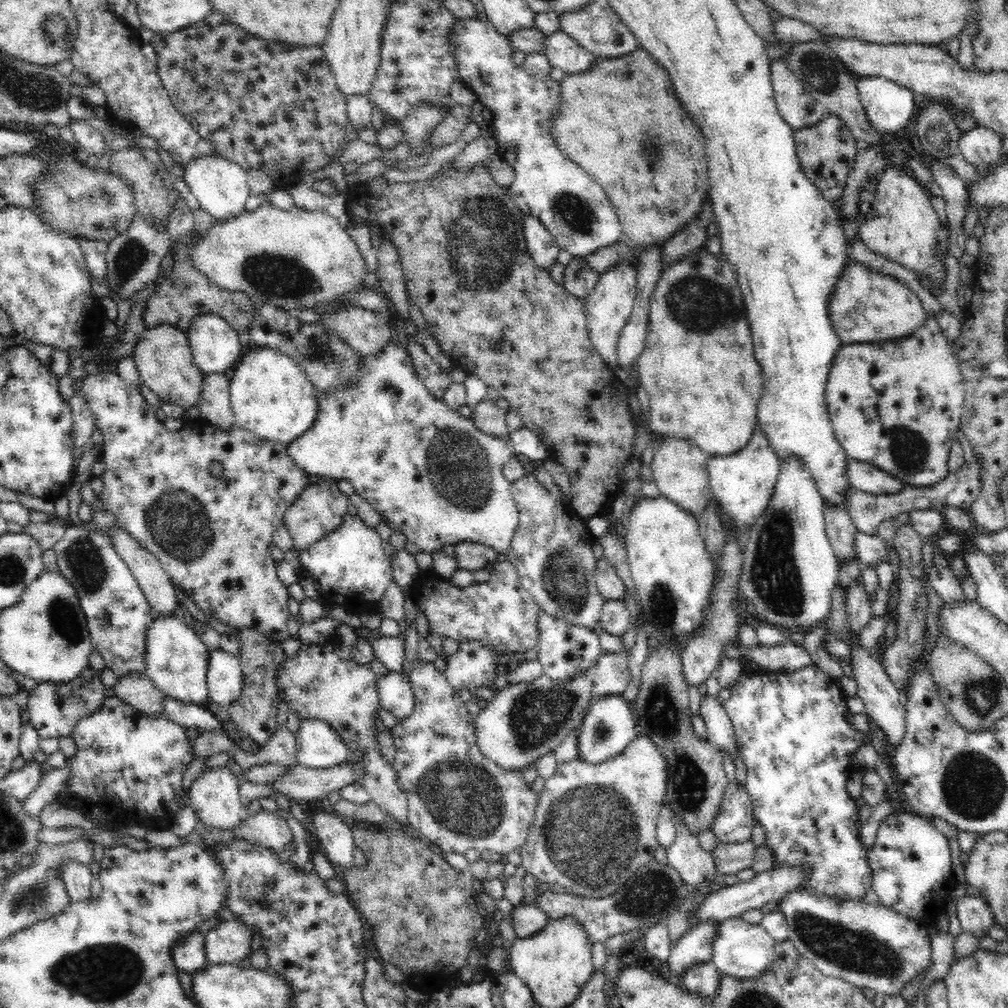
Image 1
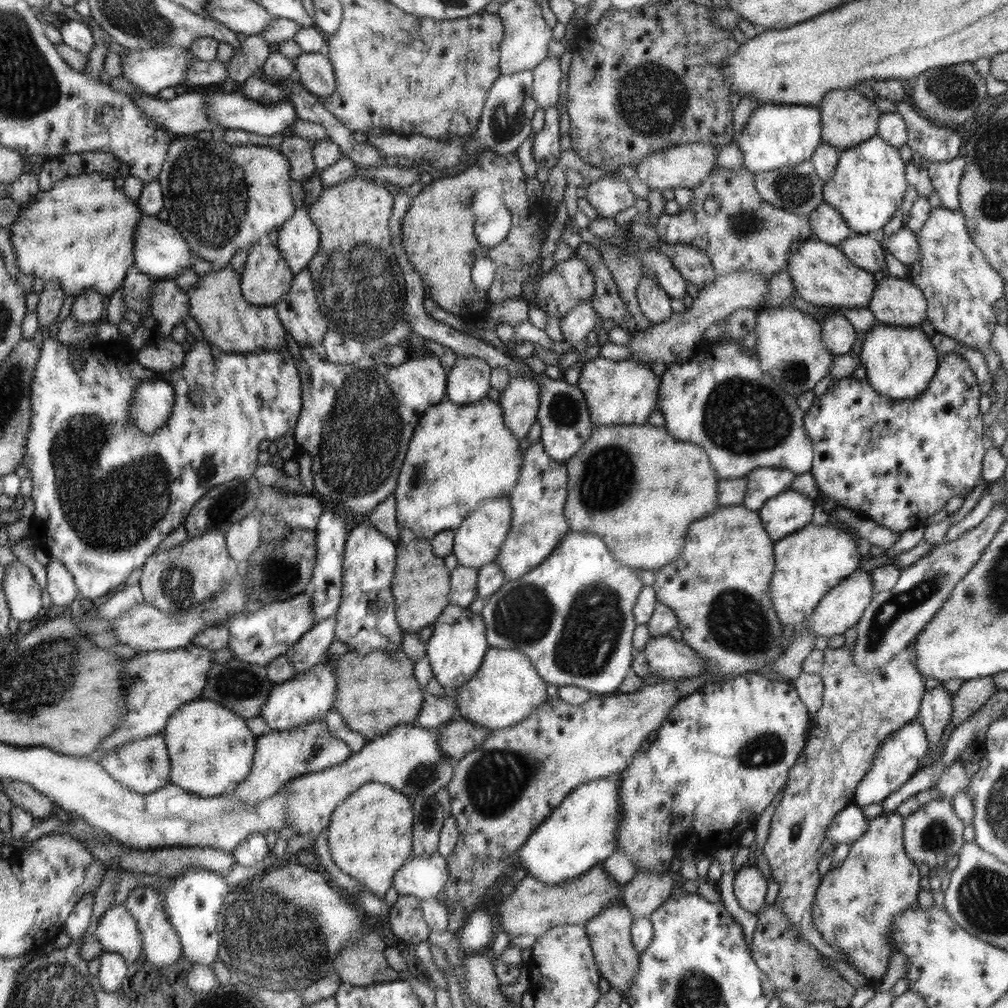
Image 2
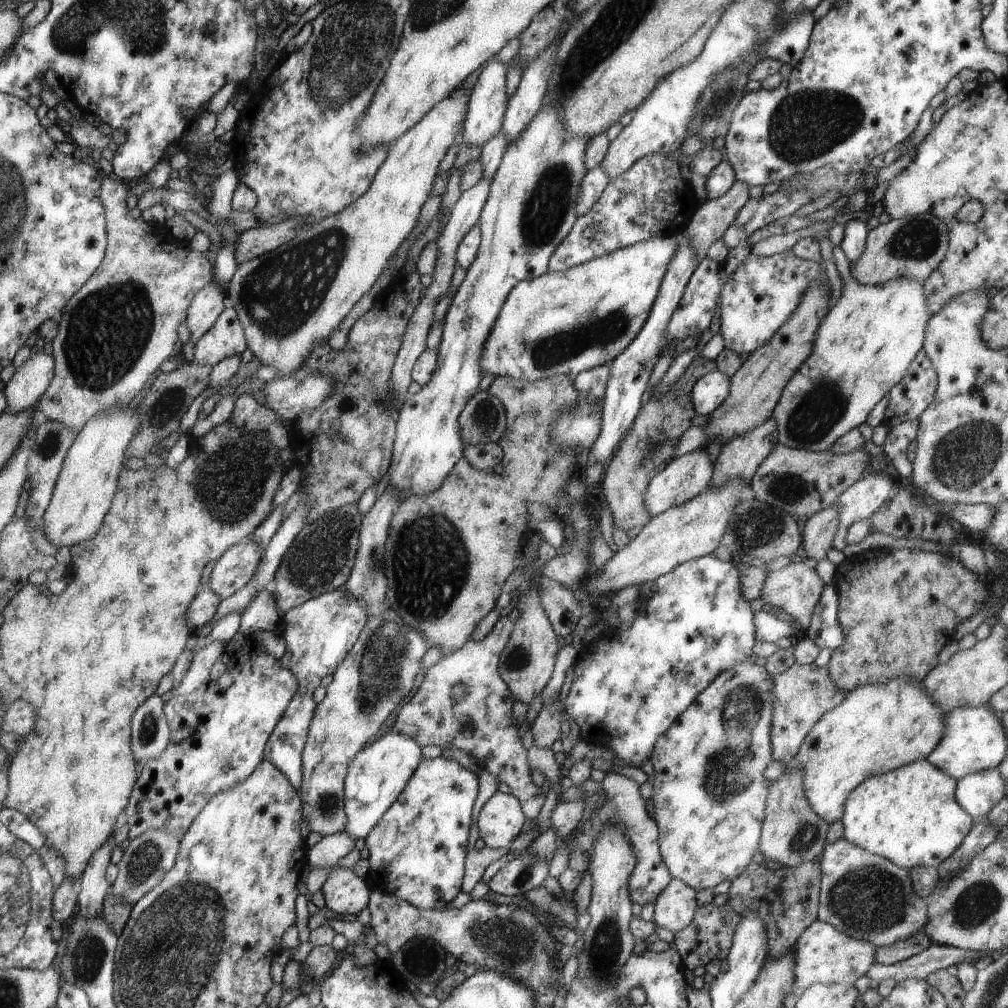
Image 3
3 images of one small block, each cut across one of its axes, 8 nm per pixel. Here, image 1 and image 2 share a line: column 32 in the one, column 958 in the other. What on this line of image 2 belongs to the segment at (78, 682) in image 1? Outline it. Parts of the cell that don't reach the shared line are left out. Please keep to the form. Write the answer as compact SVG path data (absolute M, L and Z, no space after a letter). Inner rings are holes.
M991 676L965 680L953 694L951 724L954 727L974 716L996 694L999 688Z

